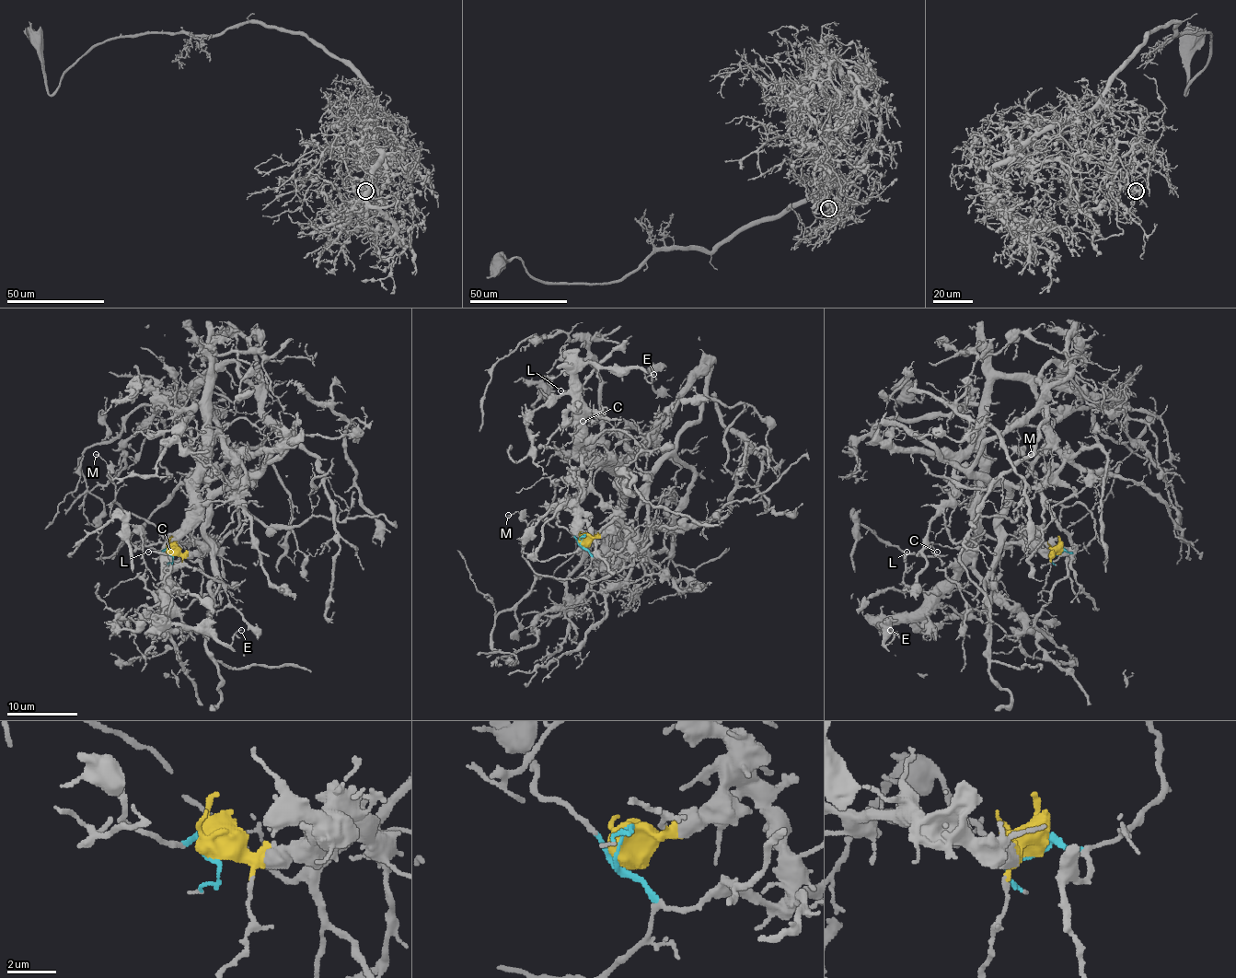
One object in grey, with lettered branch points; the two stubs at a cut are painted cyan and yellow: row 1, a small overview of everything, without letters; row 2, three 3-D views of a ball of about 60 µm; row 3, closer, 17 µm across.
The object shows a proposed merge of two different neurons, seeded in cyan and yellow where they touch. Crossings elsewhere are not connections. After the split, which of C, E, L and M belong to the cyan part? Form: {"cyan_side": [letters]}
{"cyan_side": ["M"]}

